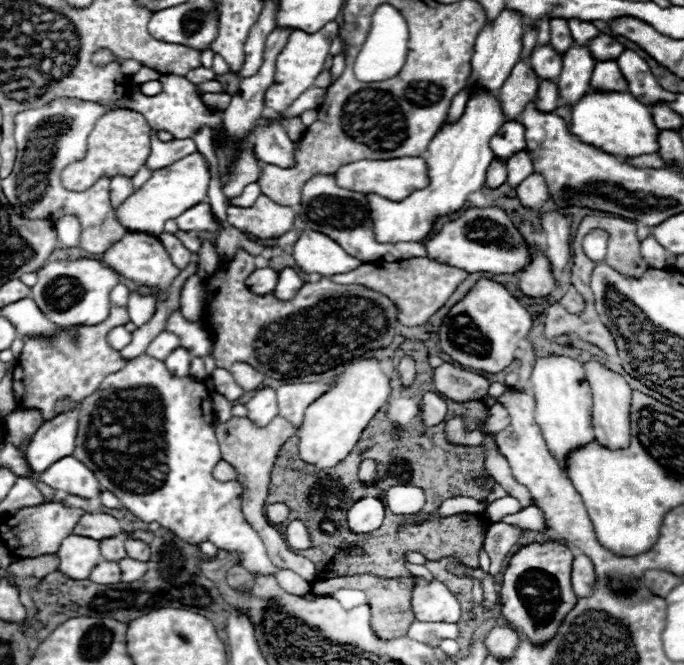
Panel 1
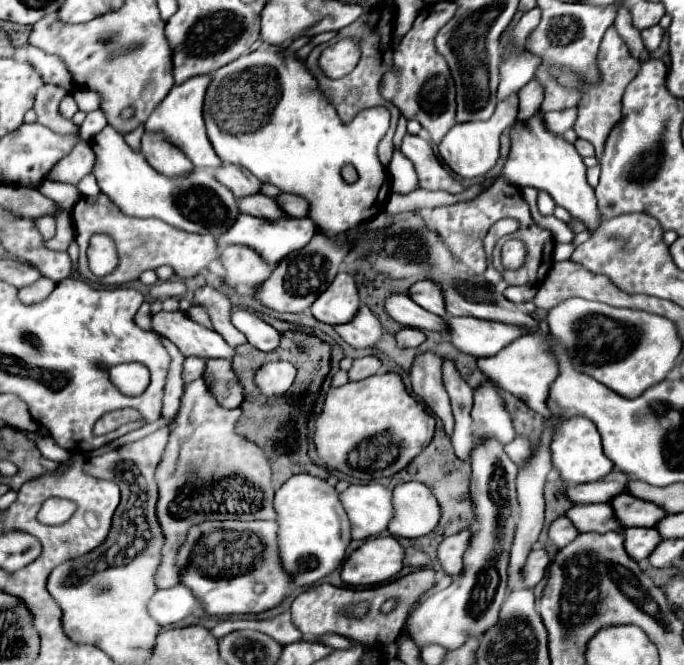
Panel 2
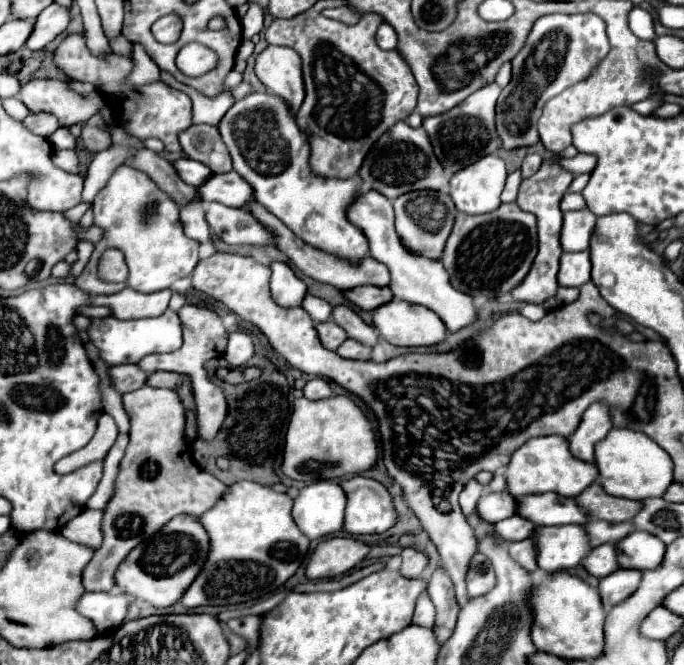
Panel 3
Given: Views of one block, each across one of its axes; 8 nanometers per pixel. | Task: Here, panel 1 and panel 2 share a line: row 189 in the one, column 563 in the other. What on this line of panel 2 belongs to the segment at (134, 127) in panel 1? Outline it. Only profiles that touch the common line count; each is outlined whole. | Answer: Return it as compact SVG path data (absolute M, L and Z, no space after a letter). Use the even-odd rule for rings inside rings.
M610 26L604 34L604 40L600 44L598 56L596 56L596 66L598 66L598 82L590 84L586 82L582 76L578 76L574 70L566 70L564 66L552 66L550 68L550 76L566 88L576 88L582 92L582 100L578 104L578 118L574 122L574 132L578 134L578 138L590 140L590 144L596 148L596 158L602 156L604 152L604 142L610 134L610 130L614 128L614 124L622 118L622 96L626 86L630 84L630 80L636 76L636 72L640 70L640 62L636 58L632 58L628 46L624 44L624 40L618 36L616 28Z

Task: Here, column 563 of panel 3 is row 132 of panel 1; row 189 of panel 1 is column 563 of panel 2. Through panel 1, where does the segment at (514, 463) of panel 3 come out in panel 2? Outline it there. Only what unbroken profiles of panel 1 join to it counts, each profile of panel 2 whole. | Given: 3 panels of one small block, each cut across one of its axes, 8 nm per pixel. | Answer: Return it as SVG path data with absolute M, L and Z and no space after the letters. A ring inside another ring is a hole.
M574 416L566 422L562 422L552 438L552 464L560 472L564 482L570 484L584 484L584 482L594 482L608 474L612 470L612 462L604 456L602 444L600 444L600 434L596 426L584 418L584 416Z

